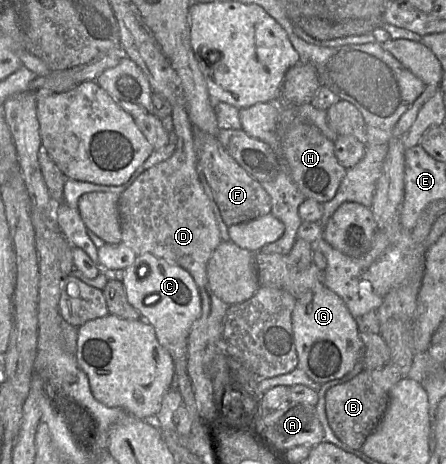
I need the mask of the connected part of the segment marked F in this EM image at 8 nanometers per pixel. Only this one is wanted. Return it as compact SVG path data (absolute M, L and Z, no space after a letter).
M192 128L197 154L198 176L203 173L209 184L224 223L229 227L271 213L271 199L262 184L249 175L223 148L218 136Z

